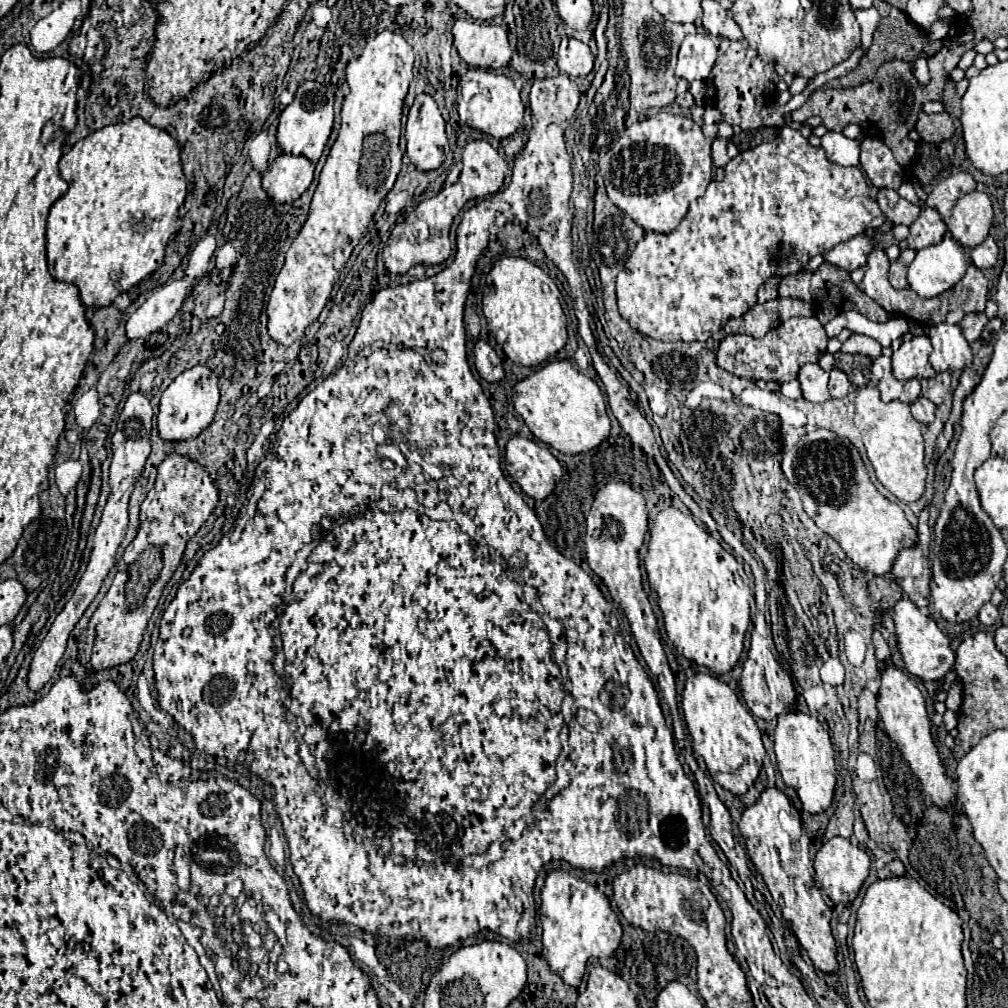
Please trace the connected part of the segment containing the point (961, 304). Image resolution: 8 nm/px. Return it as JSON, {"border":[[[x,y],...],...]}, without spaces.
{"border":[[[875,249],[869,257],[867,257],[867,263],[865,263],[865,277],[863,281],[859,283],[859,289],[863,293],[867,293],[873,301],[877,301],[883,309],[895,313],[895,315],[901,315],[905,319],[913,319],[913,321],[919,321],[923,325],[937,325],[941,321],[947,321],[949,323],[959,323],[965,315],[969,313],[977,313],[977,311],[985,311],[985,301],[987,301],[987,279],[983,275],[981,269],[977,269],[975,265],[969,265],[965,277],[955,285],[951,287],[949,291],[945,291],[943,295],[939,297],[933,297],[933,299],[921,299],[913,289],[895,289],[891,287],[889,279],[887,279],[887,271],[889,271],[889,259],[885,255],[883,249]]]}

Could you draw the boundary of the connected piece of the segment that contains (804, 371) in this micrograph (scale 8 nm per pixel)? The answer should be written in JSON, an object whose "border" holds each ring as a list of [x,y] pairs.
{"border":[[[817,363],[803,365],[797,379],[801,383],[801,391],[803,391],[803,397],[807,401],[811,401],[811,403],[825,403],[825,401],[831,399],[829,389],[827,389],[829,373],[823,371]]]}

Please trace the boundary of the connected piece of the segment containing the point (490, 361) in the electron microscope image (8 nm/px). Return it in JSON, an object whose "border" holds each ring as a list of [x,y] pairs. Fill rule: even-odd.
{"border":[[[477,341],[475,343],[473,355],[475,355],[475,369],[479,371],[479,375],[485,381],[495,383],[495,381],[501,381],[505,377],[501,359],[497,357],[497,353],[485,341]]]}

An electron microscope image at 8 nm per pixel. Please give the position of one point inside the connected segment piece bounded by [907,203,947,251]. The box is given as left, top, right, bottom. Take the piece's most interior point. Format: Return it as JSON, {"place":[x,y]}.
{"place":[928,229]}

